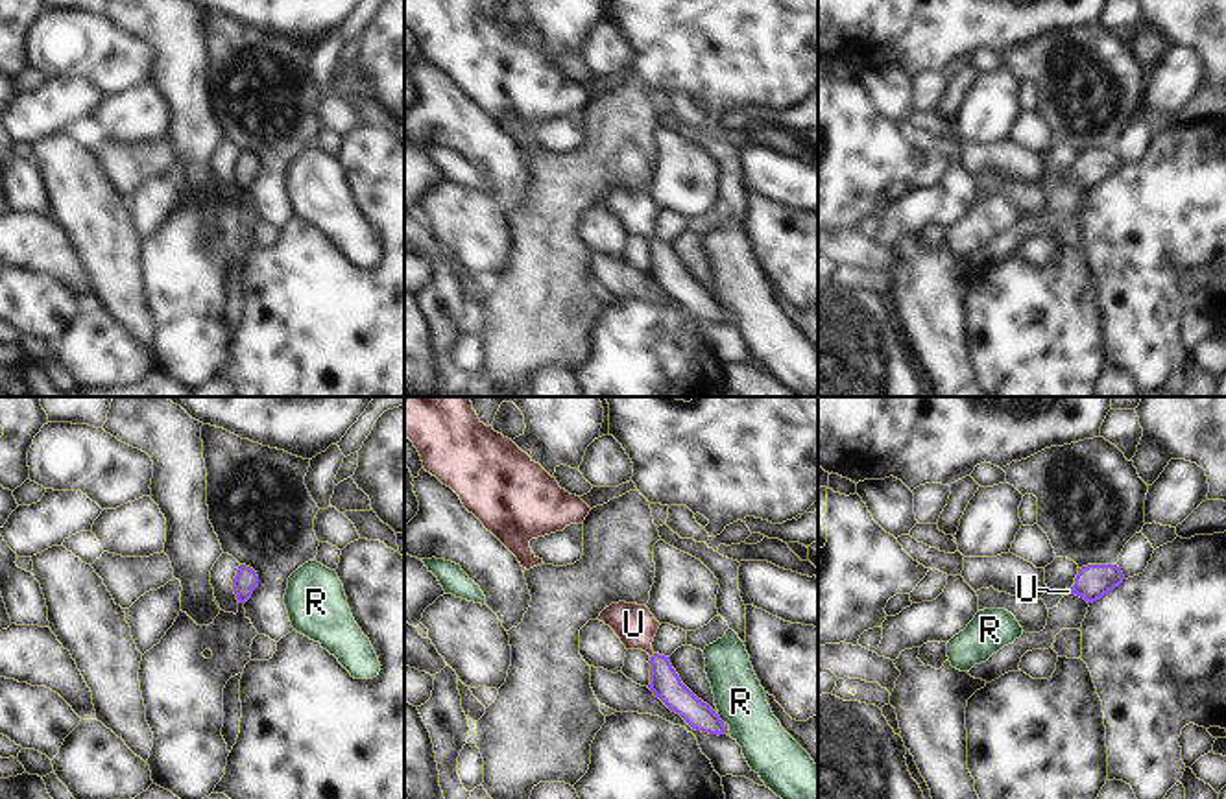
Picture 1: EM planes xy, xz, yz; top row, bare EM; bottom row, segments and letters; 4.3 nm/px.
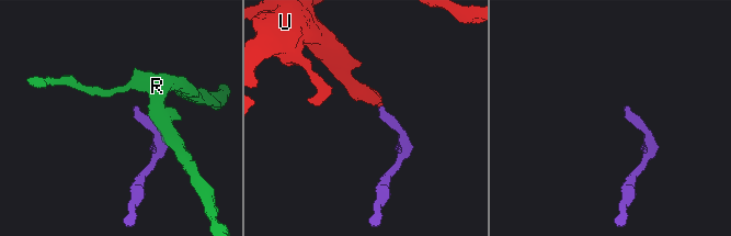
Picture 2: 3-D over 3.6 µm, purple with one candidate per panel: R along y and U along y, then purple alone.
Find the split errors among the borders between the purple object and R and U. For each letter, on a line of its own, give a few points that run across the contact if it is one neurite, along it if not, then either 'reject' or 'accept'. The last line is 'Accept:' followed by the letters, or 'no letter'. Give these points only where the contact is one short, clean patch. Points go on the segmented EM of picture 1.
R: reject
U: line xz (665, 683), (660, 665), (652, 655), (634, 624); accept
Accept: U

